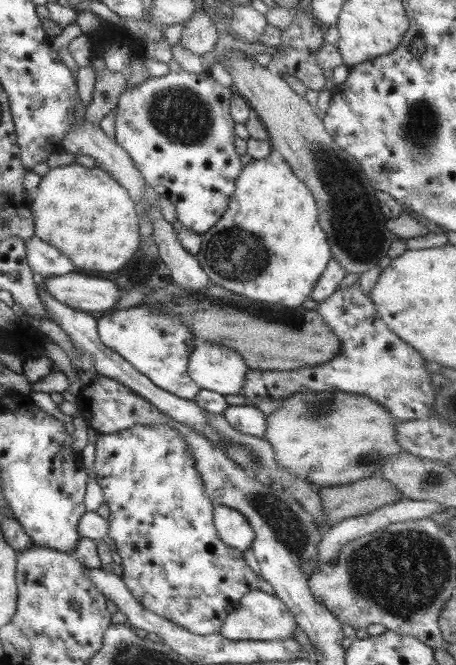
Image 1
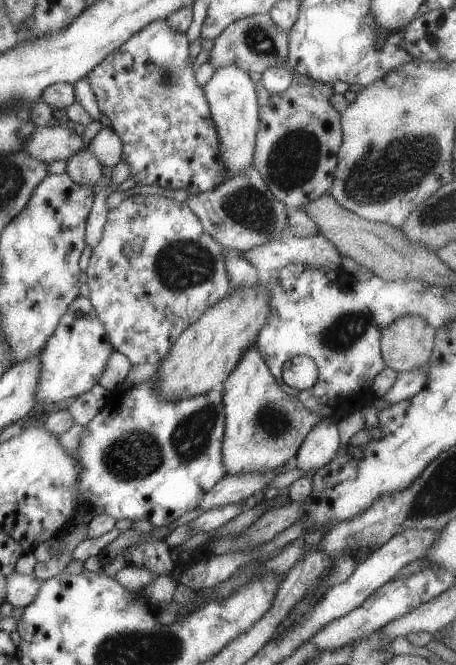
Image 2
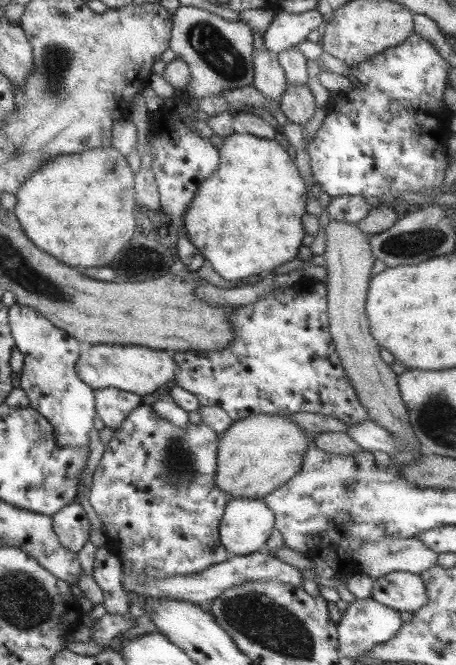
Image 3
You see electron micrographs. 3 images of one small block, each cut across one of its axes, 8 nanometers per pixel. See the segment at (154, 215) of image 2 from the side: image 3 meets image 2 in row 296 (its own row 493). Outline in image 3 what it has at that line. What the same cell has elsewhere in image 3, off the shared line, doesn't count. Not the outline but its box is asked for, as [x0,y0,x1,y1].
[86,403,229,579]

